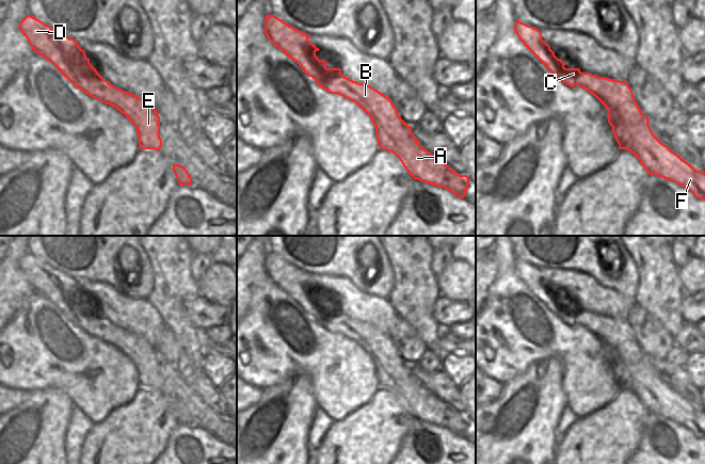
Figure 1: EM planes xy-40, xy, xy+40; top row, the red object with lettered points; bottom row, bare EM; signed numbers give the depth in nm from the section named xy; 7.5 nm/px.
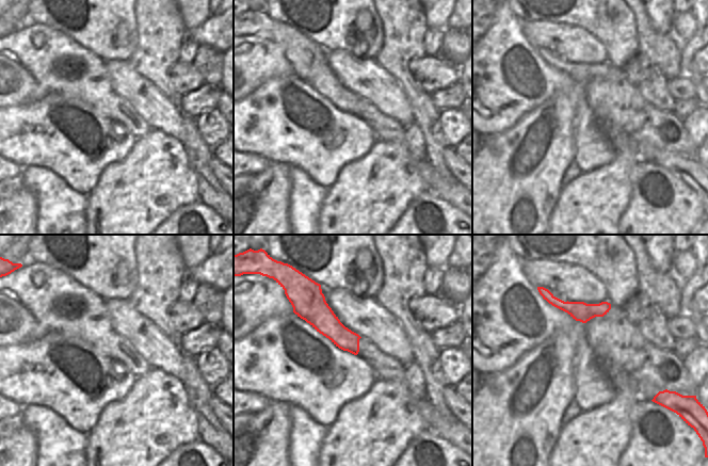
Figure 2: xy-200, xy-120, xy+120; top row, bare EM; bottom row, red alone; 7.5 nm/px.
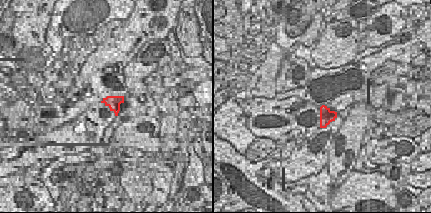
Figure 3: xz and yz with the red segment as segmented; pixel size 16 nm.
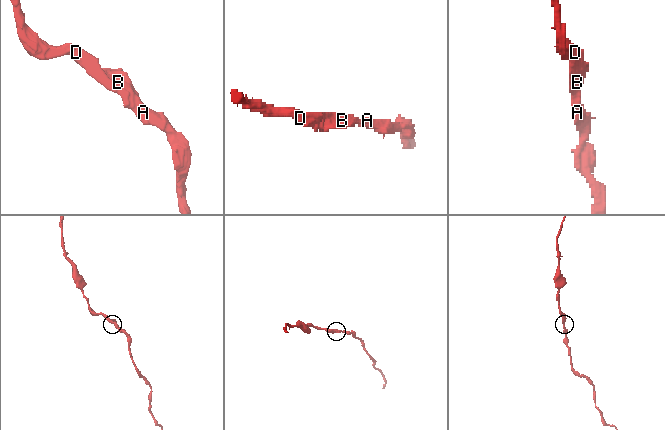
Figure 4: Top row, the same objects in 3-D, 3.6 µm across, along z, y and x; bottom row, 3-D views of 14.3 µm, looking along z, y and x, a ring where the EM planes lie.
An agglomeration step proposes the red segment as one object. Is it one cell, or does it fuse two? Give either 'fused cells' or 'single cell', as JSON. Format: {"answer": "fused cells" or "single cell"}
{"answer": "single cell"}

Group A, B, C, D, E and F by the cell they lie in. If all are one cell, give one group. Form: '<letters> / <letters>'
A B C D E F

